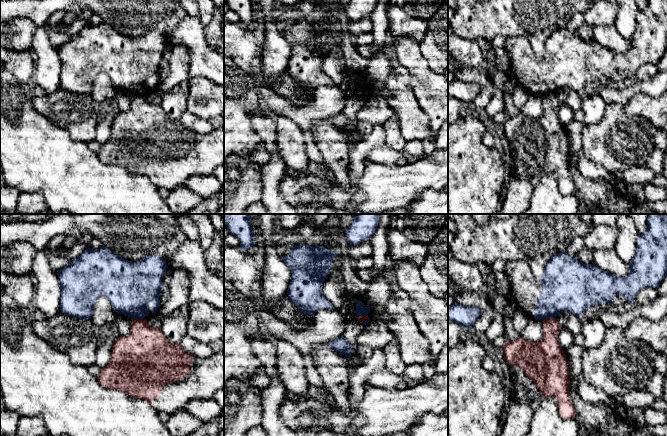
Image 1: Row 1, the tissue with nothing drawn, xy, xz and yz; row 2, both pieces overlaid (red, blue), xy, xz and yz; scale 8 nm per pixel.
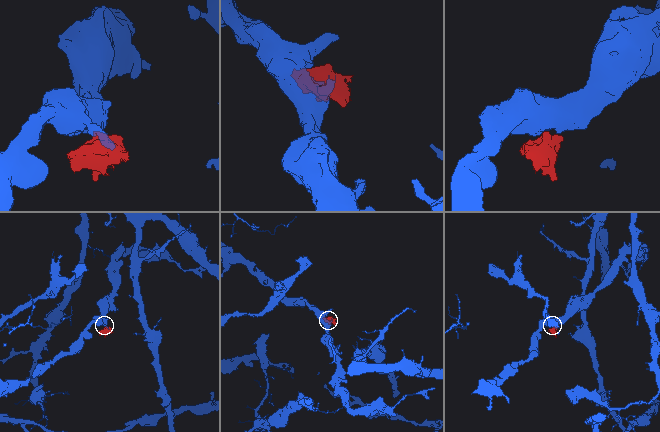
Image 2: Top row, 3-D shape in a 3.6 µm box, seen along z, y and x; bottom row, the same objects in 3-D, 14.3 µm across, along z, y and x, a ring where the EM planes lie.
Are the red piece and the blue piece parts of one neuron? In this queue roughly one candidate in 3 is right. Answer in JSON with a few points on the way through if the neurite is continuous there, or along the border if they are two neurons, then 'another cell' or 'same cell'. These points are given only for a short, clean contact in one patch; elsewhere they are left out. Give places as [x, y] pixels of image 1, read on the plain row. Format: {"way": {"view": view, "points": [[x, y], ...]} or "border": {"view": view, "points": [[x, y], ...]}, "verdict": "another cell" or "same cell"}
{"verdict": "another cell"}

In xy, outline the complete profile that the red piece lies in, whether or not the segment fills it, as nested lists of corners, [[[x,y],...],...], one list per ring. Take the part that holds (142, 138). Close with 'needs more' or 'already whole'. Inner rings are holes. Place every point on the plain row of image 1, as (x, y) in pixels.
[[[132,95],[130,110],[116,116],[111,136],[101,145],[97,155],[105,164],[129,169],[135,174],[146,176],[157,188],[172,191],[184,186],[191,177],[212,174],[218,166],[224,165],[224,127],[216,128],[208,134],[196,134],[187,129],[180,119],[171,119],[160,104],[150,102],[146,95]]]; needs more

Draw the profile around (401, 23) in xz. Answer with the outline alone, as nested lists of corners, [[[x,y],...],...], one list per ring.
[[[391,2],[387,11],[387,17],[390,36],[408,36],[418,44],[422,41],[428,28],[426,20],[409,15],[404,8],[397,6],[393,2]]]

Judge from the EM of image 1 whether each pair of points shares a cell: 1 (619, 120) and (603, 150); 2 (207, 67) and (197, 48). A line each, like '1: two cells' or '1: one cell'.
1: one cell
2: one cell

